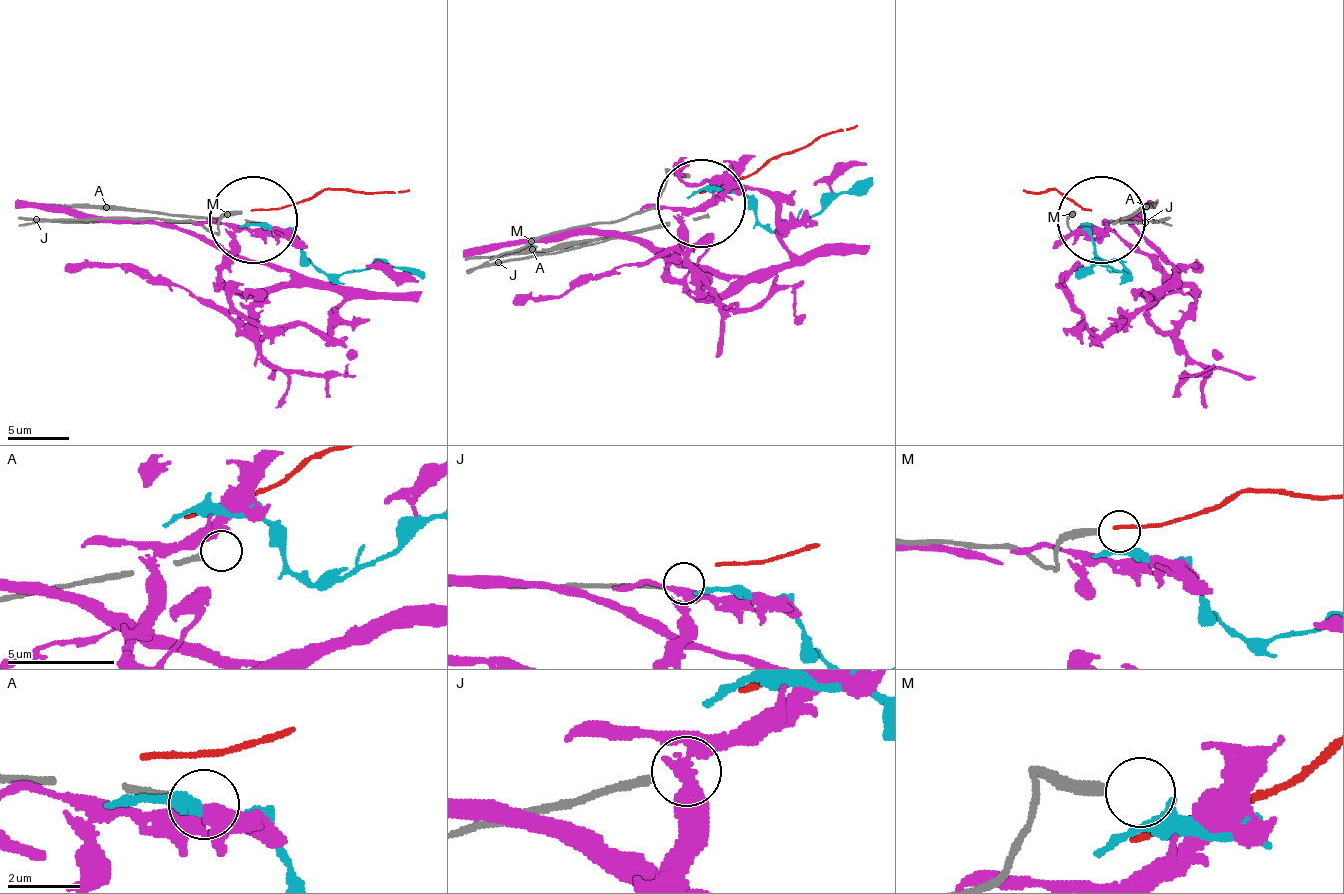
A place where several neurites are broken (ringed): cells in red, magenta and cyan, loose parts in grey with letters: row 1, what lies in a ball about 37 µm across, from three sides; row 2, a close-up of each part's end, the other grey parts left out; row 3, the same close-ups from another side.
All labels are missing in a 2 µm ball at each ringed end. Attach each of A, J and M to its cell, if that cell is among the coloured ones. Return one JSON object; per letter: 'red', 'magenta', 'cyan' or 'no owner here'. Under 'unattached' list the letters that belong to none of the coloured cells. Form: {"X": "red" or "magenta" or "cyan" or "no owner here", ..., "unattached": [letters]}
{"A": "no owner here", "J": "no owner here", "M": "no owner here", "unattached": ["A", "J", "M"]}

